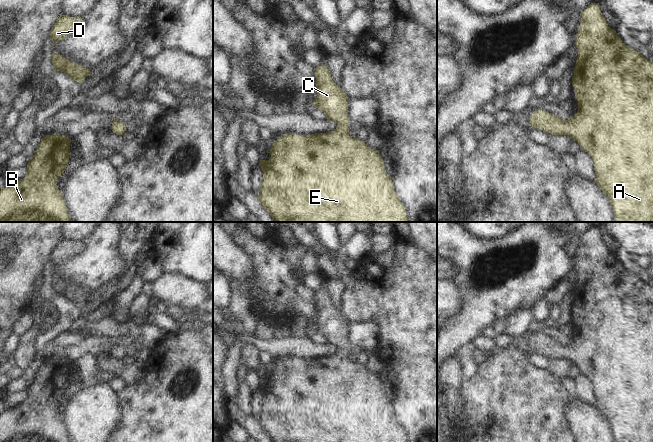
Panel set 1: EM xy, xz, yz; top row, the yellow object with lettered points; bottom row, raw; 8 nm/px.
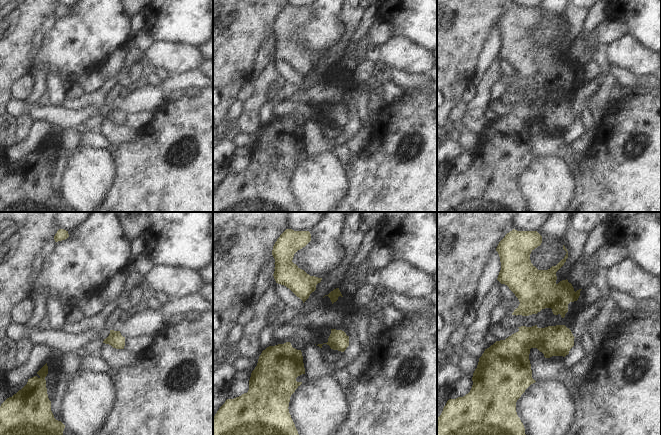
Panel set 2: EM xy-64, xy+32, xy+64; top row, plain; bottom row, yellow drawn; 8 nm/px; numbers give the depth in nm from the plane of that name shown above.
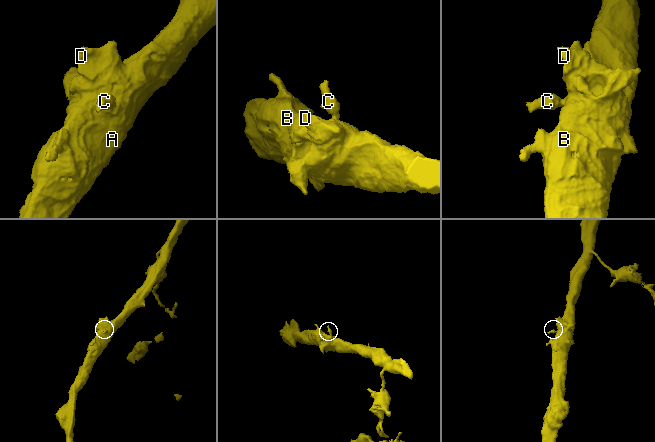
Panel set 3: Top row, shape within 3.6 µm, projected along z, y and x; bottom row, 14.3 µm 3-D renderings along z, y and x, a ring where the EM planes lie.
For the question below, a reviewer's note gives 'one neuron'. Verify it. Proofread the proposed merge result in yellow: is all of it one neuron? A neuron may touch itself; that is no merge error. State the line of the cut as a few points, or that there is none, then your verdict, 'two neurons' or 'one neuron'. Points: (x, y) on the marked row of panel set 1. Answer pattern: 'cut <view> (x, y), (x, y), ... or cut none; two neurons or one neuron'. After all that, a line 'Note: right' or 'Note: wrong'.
cut none; one neuron
Note: right

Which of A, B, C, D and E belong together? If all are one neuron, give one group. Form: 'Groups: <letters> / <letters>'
Groups: A B C D E.

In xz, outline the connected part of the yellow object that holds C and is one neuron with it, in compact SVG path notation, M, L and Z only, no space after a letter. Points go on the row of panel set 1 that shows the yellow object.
M327 66L314 67L317 98L313 106L324 112L337 127L328 133L298 135L287 133L275 140L269 160L260 160L263 177L258 199L274 222L408 222L406 210L394 190L392 177L383 166L378 150L349 136L348 97L331 78Z

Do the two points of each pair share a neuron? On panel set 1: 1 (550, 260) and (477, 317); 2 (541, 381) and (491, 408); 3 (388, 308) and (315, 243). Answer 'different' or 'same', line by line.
1: same
2: same
3: different

